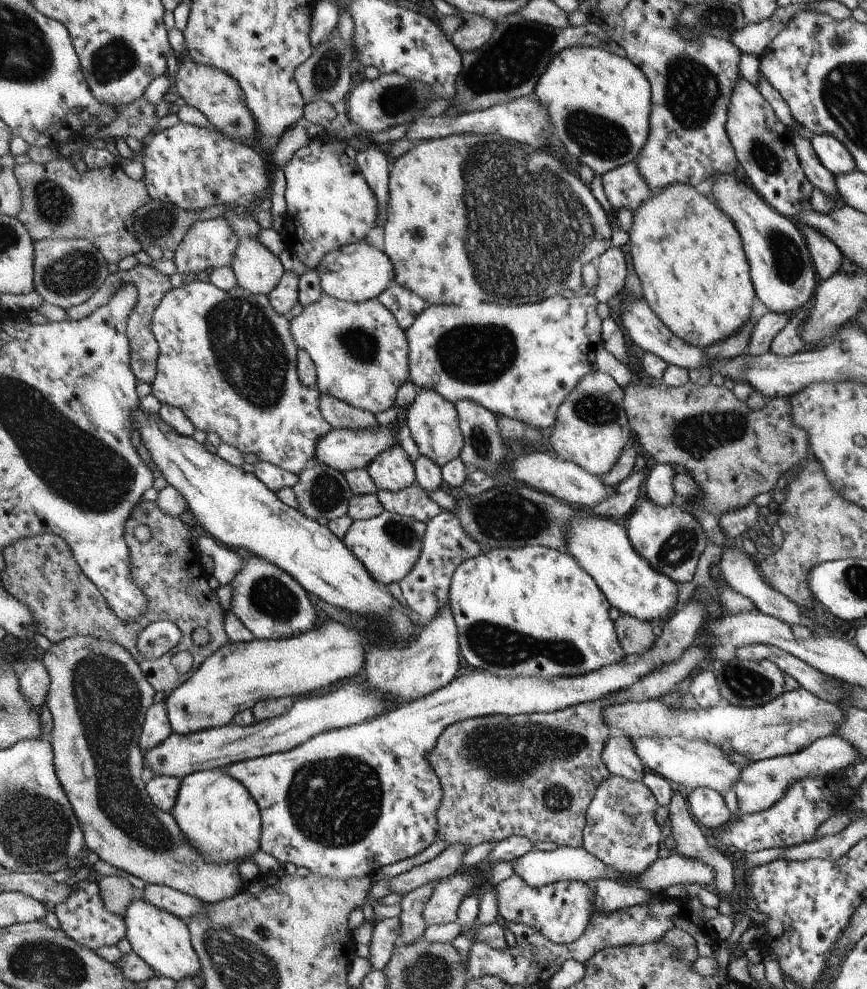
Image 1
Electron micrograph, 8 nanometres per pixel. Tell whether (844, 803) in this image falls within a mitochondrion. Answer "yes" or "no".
no

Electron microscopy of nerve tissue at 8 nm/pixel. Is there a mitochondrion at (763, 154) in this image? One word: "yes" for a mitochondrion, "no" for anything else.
yes

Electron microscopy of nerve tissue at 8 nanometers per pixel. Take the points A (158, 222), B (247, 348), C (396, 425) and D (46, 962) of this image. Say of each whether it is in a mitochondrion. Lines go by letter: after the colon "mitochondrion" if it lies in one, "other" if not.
A: mitochondrion
B: mitochondrion
C: other
D: mitochondrion

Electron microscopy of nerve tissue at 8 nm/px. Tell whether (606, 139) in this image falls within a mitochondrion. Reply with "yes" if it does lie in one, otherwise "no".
yes

